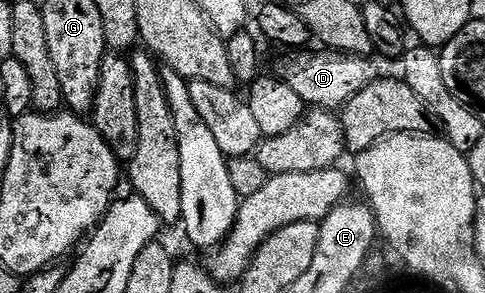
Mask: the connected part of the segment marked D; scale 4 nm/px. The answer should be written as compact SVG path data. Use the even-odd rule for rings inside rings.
M295 51L279 65L278 76L297 95L301 95L304 106L314 107L319 111L339 111L369 83L377 80L374 60L366 57L355 57L352 53L337 53L334 51Z

